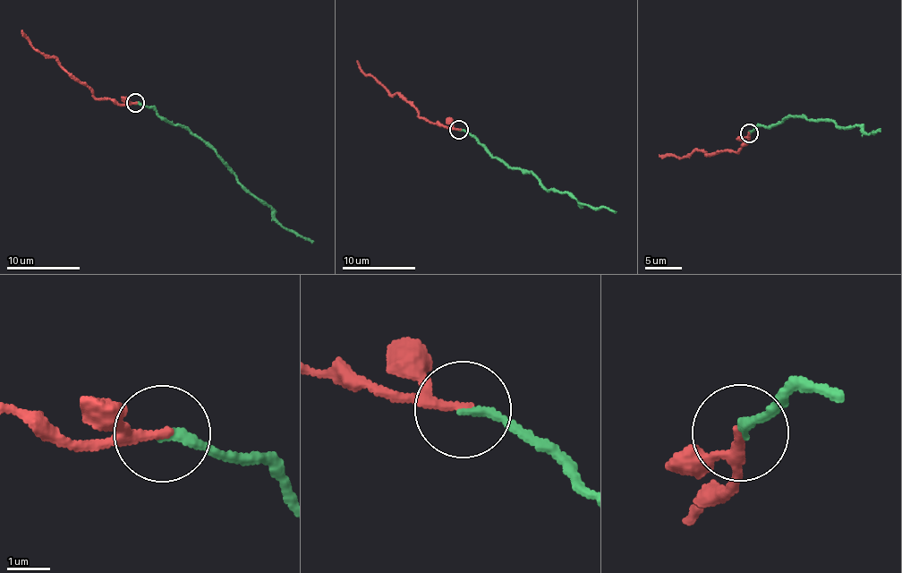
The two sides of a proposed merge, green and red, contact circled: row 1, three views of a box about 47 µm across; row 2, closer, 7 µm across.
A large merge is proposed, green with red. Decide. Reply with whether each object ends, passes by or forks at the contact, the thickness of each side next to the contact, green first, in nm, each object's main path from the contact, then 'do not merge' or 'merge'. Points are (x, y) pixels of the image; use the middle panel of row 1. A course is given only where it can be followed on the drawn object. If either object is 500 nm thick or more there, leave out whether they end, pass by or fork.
green ends there; red passes by; 200 nm thick on the green side, 160 nm on the other; green runs (459, 129), (507, 166), (533, 173), (539, 184), (547, 190), (567, 193), (587, 205), (616, 211); red runs (459, 129), (443, 127), (421, 117), (416, 107), (402, 96), (387, 91), (371, 76), (363, 73), (356, 62); merge

